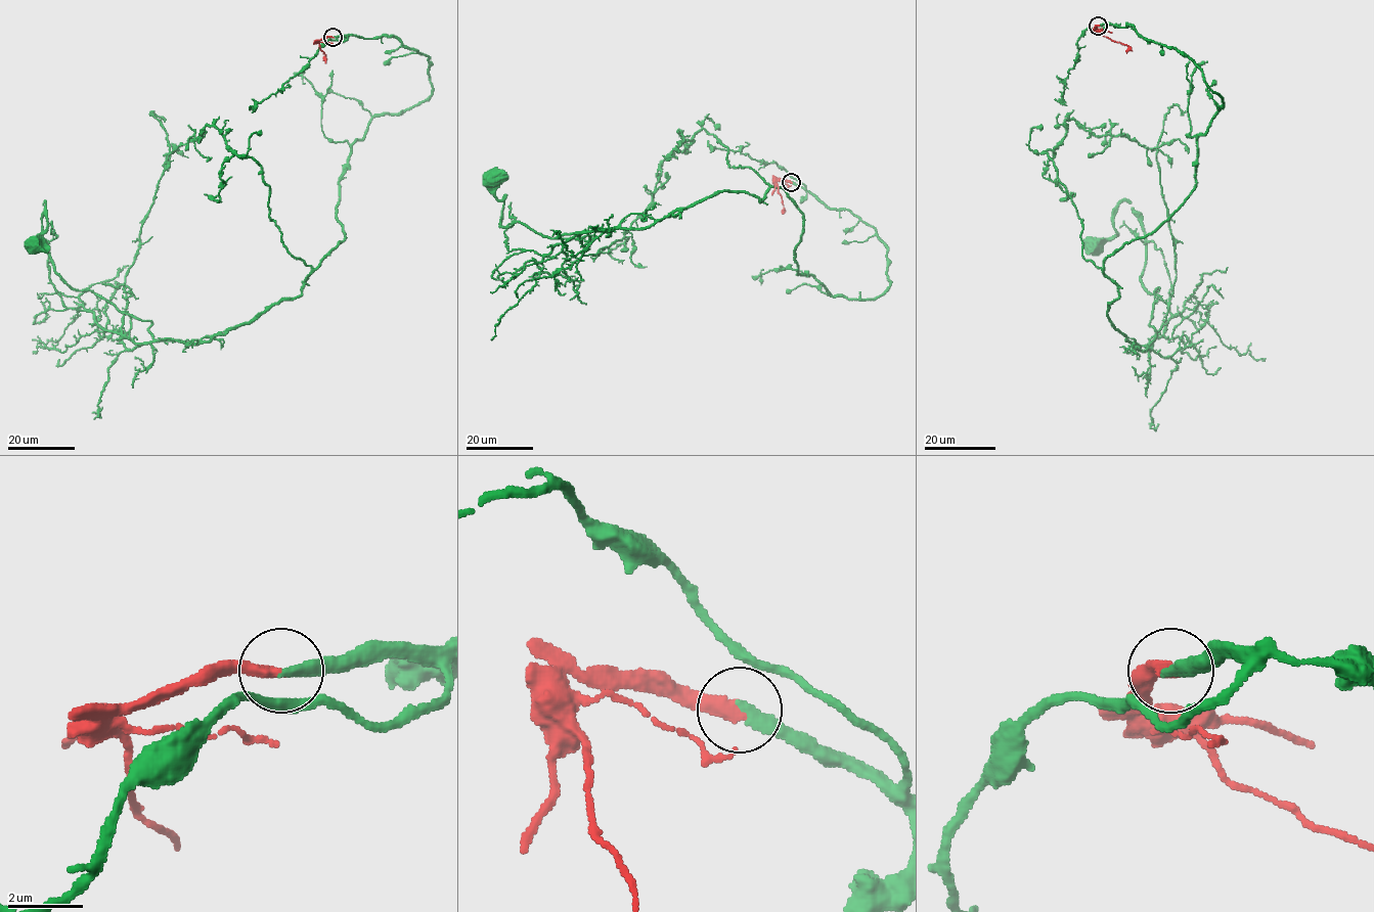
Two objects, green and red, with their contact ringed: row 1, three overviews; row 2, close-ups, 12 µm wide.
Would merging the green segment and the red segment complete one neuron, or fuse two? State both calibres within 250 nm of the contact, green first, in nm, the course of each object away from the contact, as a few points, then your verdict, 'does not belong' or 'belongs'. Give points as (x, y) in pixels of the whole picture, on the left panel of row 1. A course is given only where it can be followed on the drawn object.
calibres 240 and 380 nm; course green (333, 37), (394, 36), (432, 94), (352, 145), (300, 295), (156, 340), (55, 271), (44, 202), (35, 244); course red (333, 37), (318, 42), (325, 57), (325, 63); belongs

